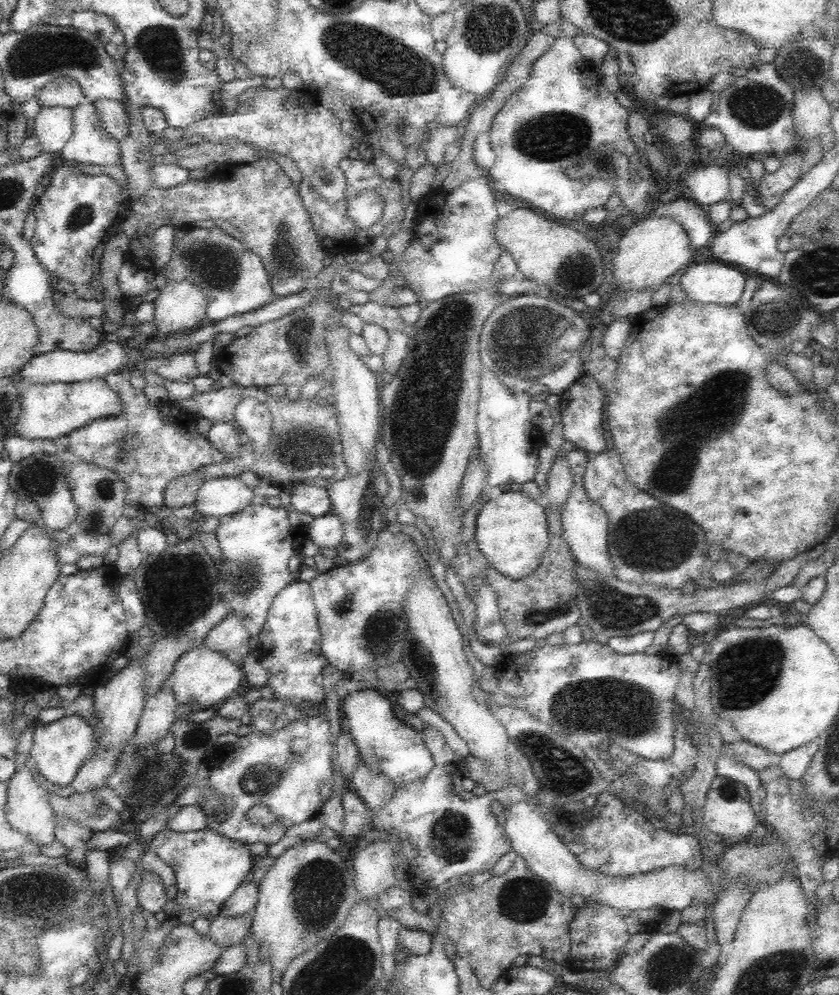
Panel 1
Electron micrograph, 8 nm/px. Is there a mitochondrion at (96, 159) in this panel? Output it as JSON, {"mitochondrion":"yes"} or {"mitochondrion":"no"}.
{"mitochondrion":"no"}

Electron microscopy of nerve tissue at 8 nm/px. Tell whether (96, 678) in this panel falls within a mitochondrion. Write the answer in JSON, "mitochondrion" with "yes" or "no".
{"mitochondrion":"no"}

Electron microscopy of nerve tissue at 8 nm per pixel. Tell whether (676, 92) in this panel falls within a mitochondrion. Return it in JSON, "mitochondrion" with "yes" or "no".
{"mitochondrion":"no"}

